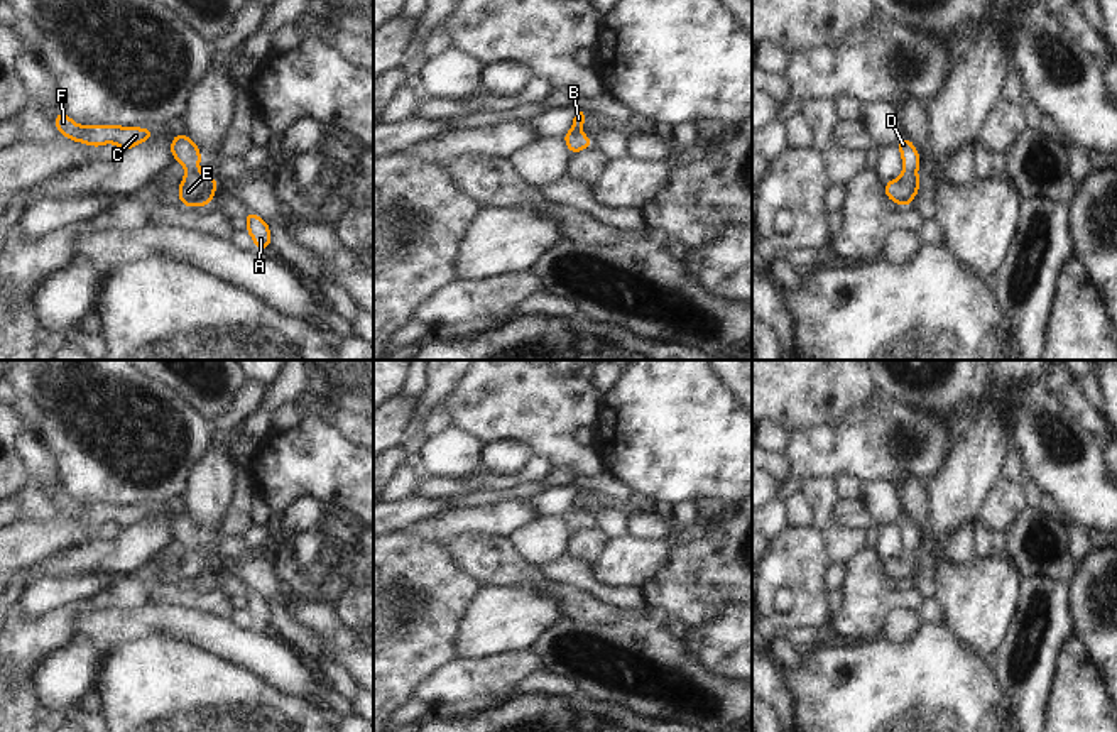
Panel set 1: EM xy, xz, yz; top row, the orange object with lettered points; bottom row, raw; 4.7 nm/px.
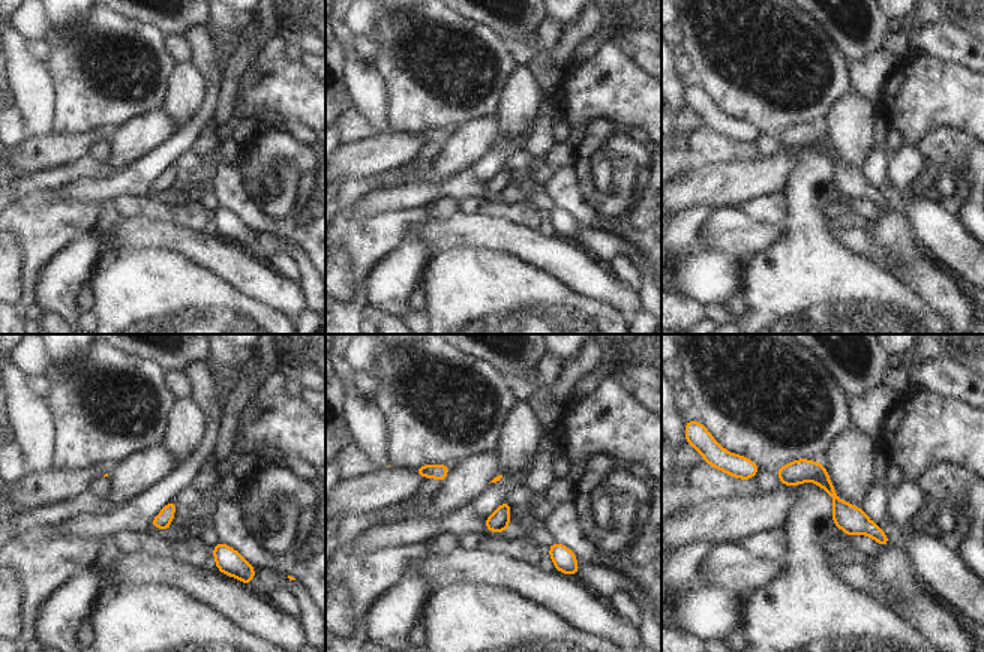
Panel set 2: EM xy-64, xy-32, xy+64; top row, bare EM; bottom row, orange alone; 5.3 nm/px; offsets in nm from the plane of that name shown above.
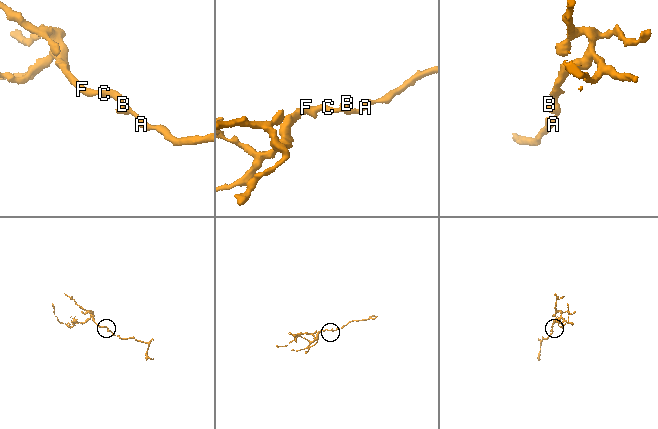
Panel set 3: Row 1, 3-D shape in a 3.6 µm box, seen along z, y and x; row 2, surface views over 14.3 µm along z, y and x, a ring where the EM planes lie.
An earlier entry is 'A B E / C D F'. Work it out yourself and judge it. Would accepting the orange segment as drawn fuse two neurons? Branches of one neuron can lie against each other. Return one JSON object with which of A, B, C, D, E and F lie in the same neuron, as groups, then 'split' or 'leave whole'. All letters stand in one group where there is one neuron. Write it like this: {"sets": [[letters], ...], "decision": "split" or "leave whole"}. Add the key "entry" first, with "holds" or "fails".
{"entry": "fails", "sets": [["A", "B", "C", "D", "E", "F"]], "decision": "leave whole"}

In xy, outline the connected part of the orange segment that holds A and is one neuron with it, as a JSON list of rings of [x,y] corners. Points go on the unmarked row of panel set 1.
[[[252,590],[247,592],[245,602],[247,602],[247,610],[250,612],[257,627],[259,629],[269,629],[269,624],[270,624],[269,602]]]

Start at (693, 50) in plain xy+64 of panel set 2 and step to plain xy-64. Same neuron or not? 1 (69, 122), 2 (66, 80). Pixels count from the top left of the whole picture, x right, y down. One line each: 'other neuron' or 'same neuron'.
1: same neuron
2: same neuron

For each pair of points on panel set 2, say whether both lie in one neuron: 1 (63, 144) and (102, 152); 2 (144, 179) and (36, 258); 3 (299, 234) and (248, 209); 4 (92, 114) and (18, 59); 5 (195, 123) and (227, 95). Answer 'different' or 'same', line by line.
1: different
2: different
3: same
4: different
5: different

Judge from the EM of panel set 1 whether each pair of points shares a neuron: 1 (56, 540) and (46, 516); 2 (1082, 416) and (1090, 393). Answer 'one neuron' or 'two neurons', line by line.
1: two neurons
2: two neurons

